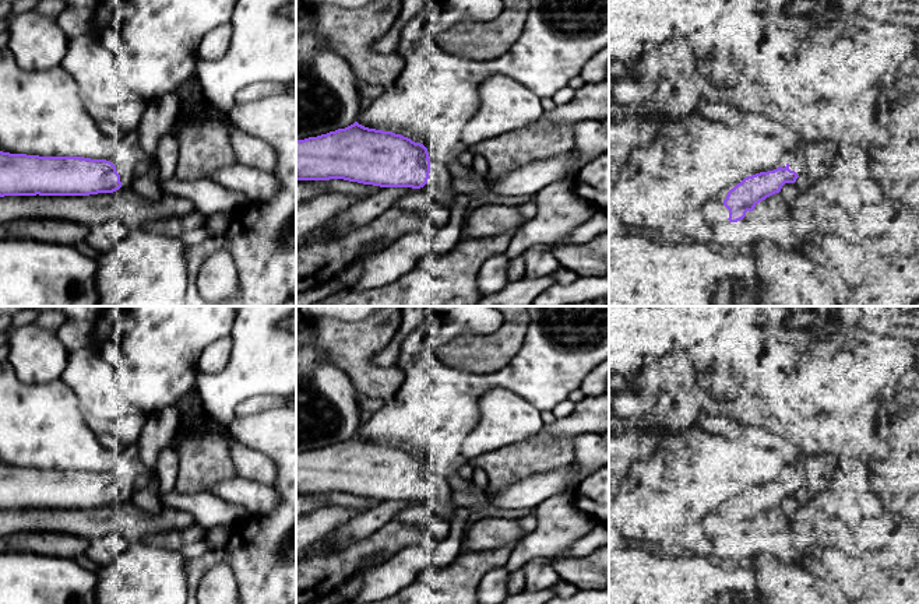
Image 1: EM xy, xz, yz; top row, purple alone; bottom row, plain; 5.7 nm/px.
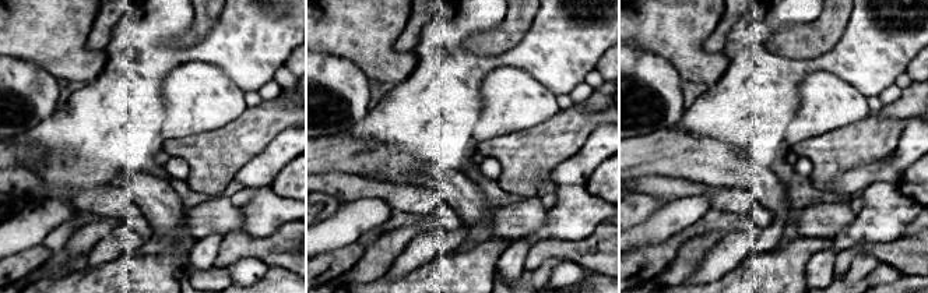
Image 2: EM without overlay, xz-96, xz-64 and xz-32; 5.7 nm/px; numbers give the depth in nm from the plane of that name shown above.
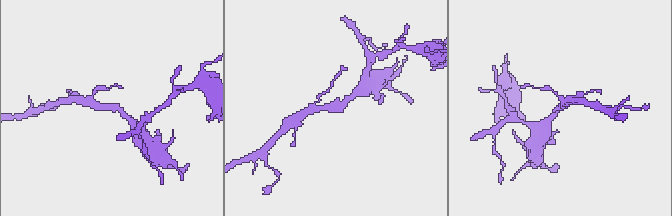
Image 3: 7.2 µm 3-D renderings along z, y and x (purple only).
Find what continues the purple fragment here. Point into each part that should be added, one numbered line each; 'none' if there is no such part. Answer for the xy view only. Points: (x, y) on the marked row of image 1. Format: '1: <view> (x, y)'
1: xy (126, 178)

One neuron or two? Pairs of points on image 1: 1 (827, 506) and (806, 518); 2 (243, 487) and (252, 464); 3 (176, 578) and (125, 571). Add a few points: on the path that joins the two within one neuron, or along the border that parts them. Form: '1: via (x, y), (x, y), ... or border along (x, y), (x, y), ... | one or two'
1: via (821, 508), (812, 513) | one
2: border along (238, 476), (271, 487) | two
3: via (164, 578), (137, 578) | one

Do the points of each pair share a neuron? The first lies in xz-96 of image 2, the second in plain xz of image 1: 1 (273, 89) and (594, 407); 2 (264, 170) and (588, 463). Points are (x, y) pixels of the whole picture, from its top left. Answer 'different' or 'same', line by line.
1: different
2: same

